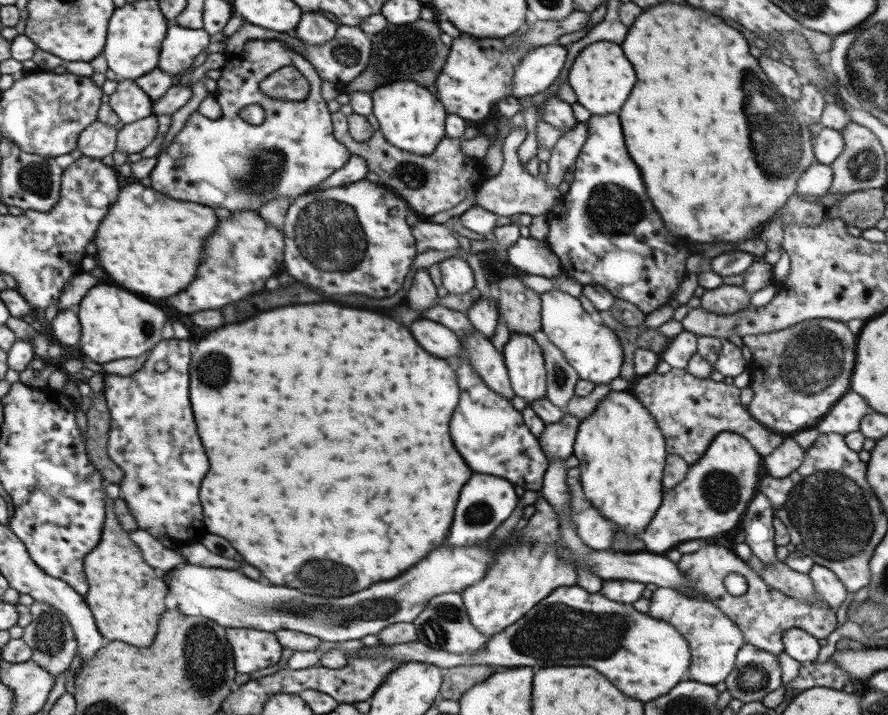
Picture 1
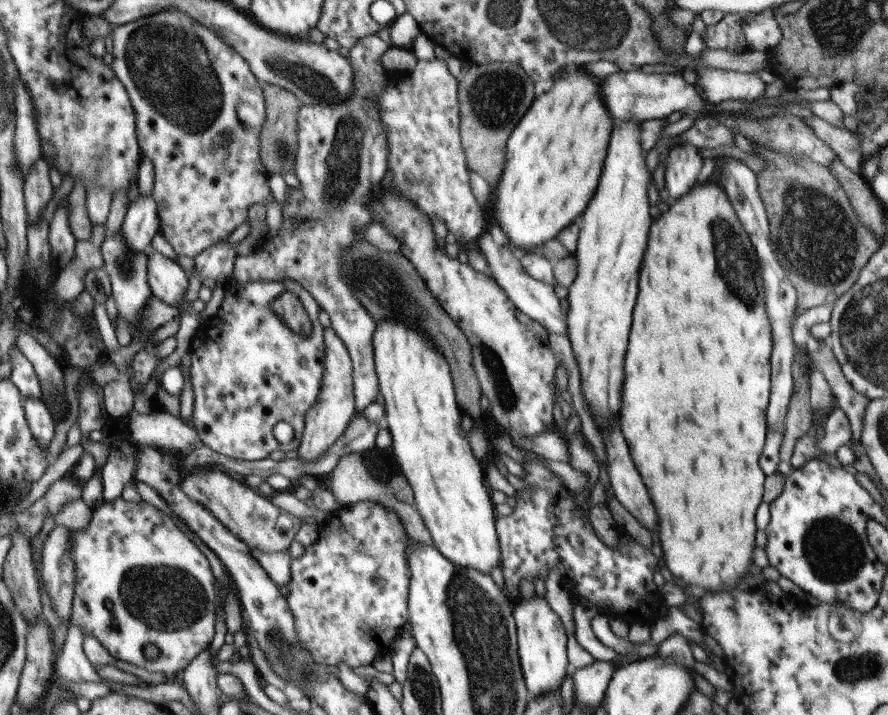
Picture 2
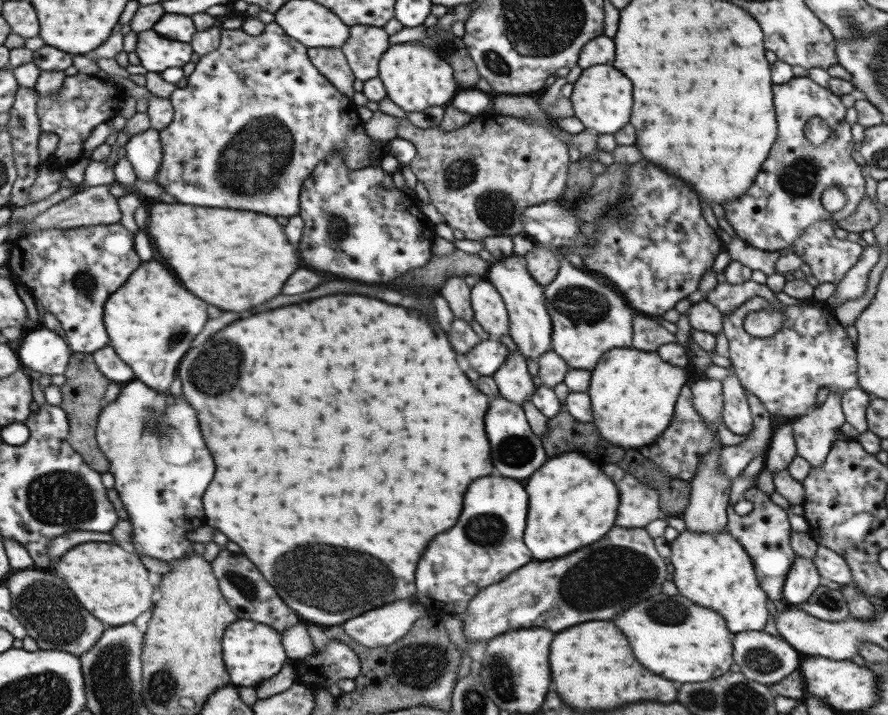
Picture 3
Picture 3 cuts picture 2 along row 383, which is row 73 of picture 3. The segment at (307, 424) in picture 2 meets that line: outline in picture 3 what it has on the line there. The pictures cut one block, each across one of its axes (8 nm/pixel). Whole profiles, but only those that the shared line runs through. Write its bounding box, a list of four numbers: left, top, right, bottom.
[306,47,354,101]

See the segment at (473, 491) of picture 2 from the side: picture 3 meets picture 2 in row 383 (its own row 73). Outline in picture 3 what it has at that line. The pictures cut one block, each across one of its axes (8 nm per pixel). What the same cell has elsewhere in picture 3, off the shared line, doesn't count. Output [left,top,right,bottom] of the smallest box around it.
[376,40,459,114]

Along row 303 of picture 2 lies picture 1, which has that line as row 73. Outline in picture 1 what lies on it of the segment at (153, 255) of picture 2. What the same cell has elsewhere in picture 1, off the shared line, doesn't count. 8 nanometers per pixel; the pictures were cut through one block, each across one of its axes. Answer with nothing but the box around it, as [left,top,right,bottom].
[156,26,209,76]

